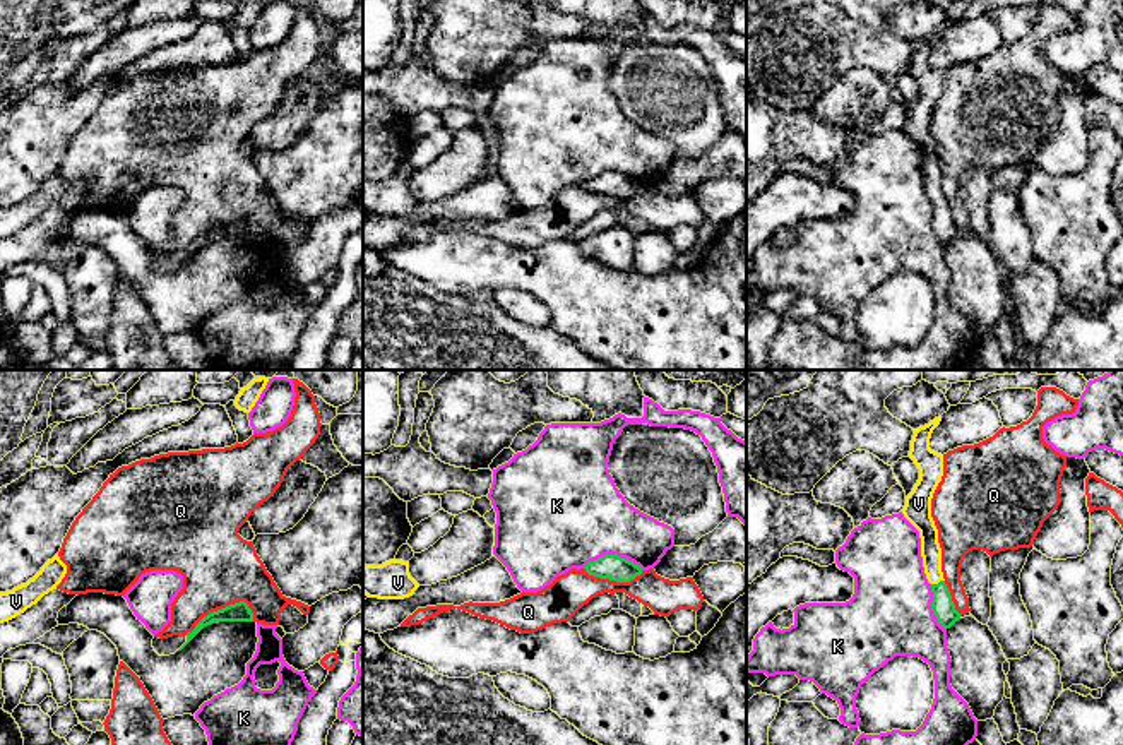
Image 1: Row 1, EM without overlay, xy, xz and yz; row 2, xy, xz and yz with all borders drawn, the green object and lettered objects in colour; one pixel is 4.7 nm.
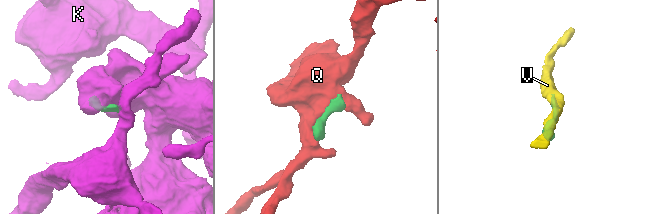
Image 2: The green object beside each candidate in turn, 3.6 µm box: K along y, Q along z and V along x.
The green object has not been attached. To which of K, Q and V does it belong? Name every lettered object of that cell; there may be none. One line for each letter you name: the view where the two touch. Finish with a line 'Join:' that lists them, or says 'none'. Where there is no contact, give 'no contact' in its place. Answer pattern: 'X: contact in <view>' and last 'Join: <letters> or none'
V: contact in yz
Join: V

